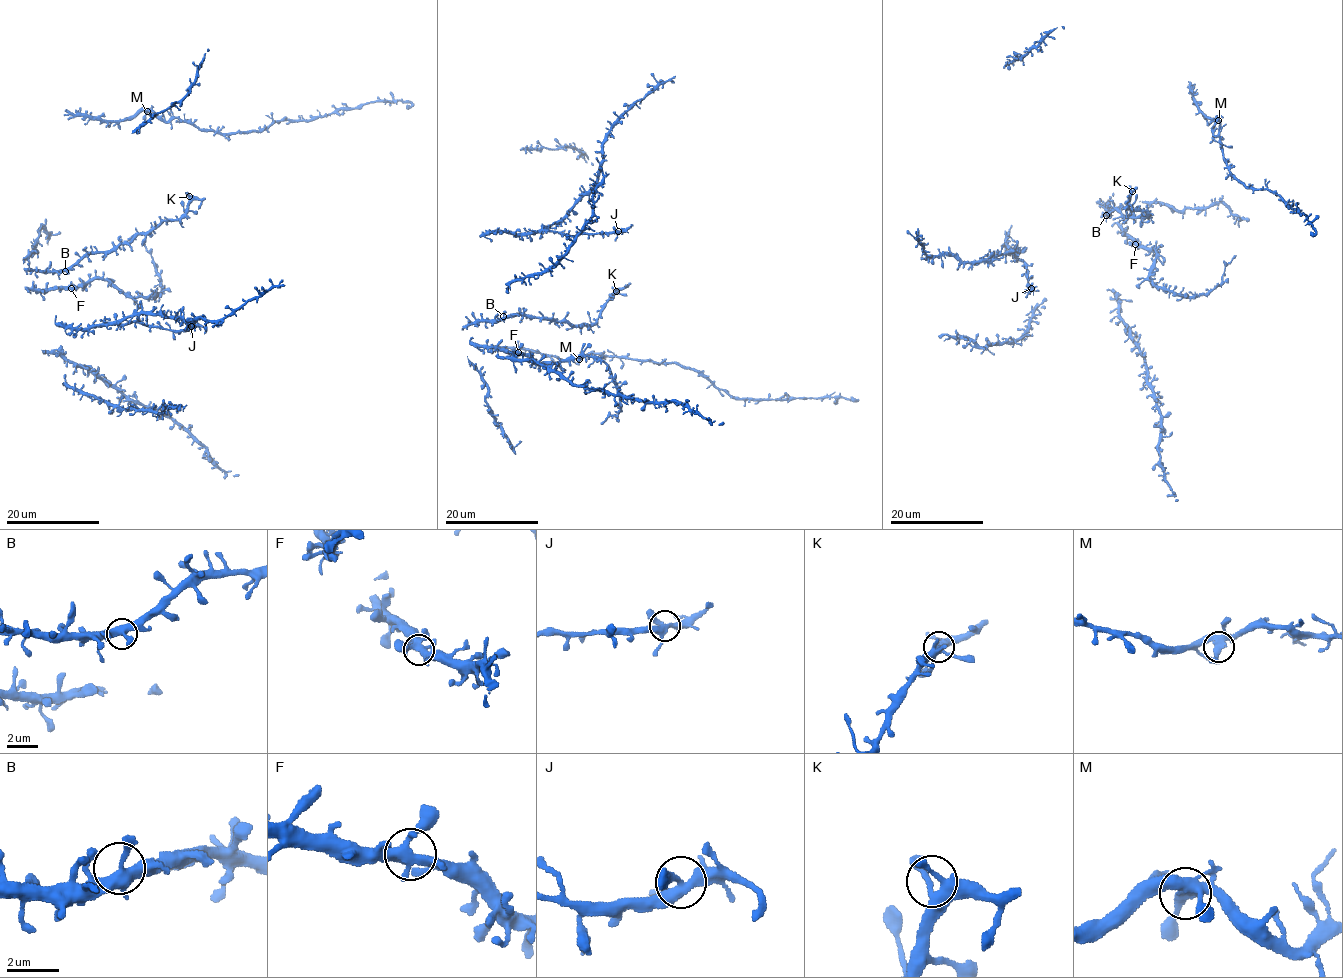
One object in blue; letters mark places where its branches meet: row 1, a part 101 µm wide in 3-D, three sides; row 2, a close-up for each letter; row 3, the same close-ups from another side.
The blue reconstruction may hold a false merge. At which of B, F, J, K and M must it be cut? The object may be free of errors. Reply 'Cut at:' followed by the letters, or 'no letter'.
Cut at: no letter

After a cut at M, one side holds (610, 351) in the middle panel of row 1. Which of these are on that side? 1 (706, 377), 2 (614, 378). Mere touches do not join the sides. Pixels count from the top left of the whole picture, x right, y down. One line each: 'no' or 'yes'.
1: yes
2: no

